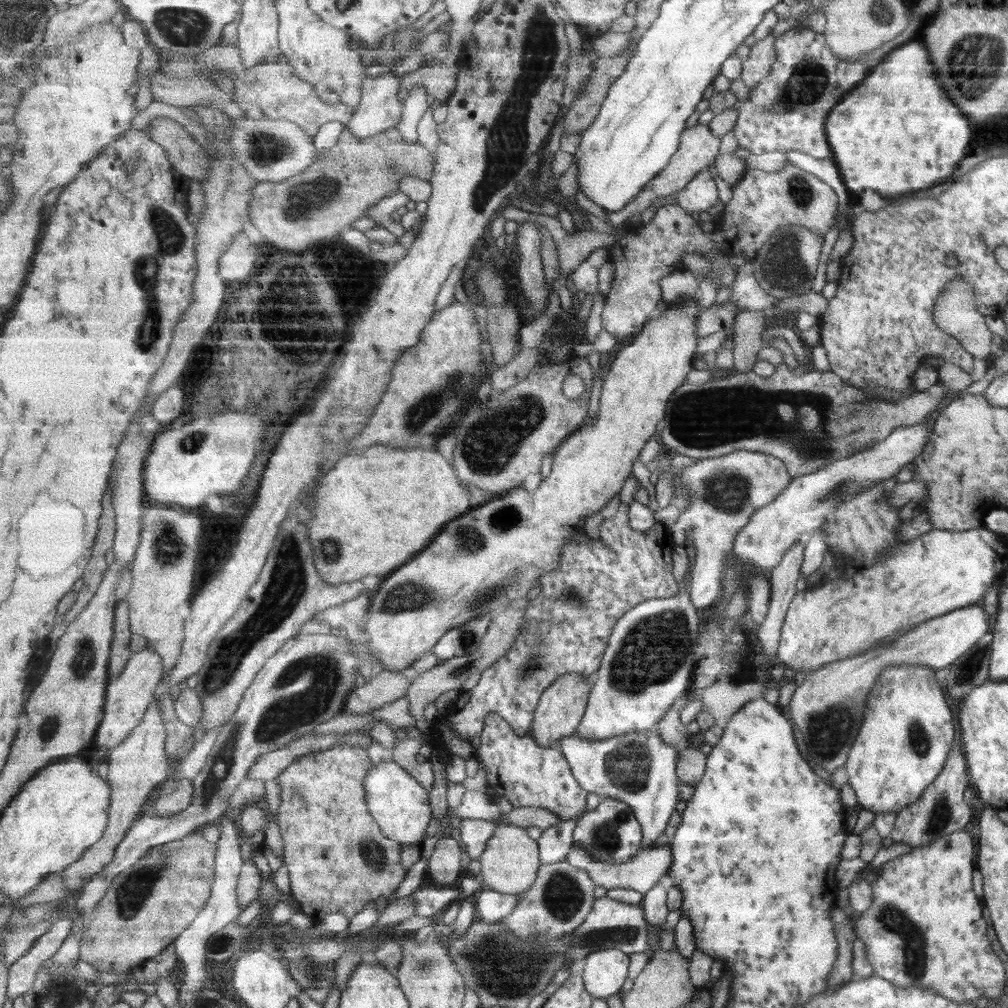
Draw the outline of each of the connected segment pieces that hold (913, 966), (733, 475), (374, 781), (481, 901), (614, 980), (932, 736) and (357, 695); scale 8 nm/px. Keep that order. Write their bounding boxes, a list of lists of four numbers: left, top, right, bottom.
[[853,831,1007,1004],[671,450,790,610],[366,757,434,844],[473,887,519,924],[583,948,629,999],[844,664,953,814],[345,669,411,715]]

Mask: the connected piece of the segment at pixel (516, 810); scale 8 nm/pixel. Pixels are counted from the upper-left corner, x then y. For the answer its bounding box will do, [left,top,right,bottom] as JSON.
[497,807,561,830]

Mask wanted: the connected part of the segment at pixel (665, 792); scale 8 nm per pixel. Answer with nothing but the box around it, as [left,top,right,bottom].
[558,728,680,849]

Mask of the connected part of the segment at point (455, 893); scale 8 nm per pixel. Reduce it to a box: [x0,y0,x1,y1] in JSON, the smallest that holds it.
[412,887,463,918]

